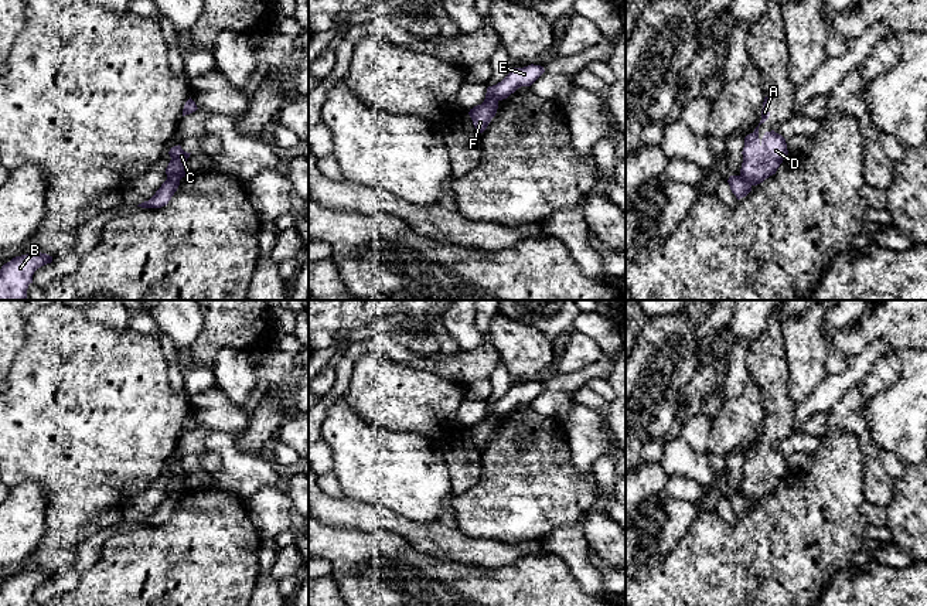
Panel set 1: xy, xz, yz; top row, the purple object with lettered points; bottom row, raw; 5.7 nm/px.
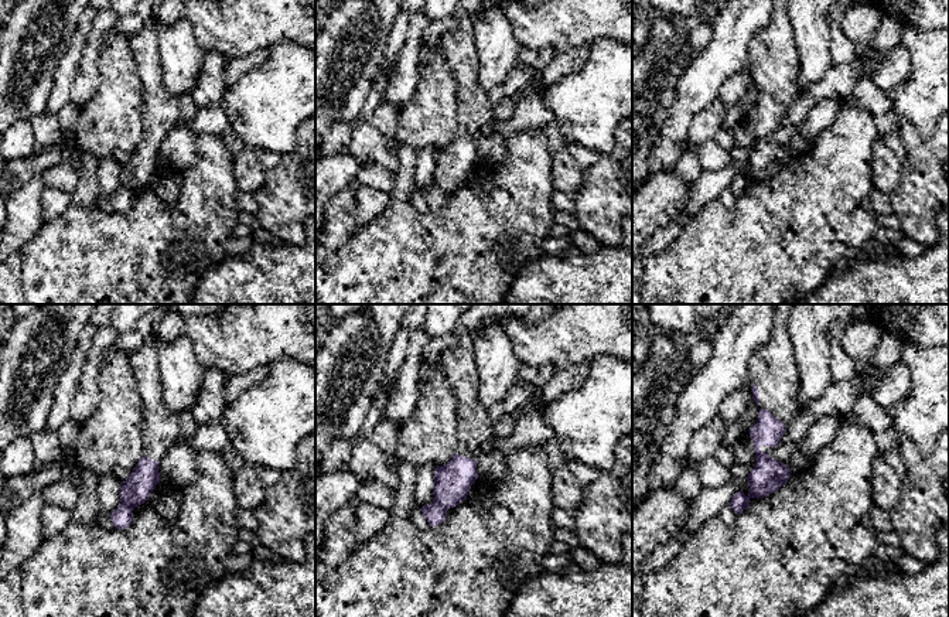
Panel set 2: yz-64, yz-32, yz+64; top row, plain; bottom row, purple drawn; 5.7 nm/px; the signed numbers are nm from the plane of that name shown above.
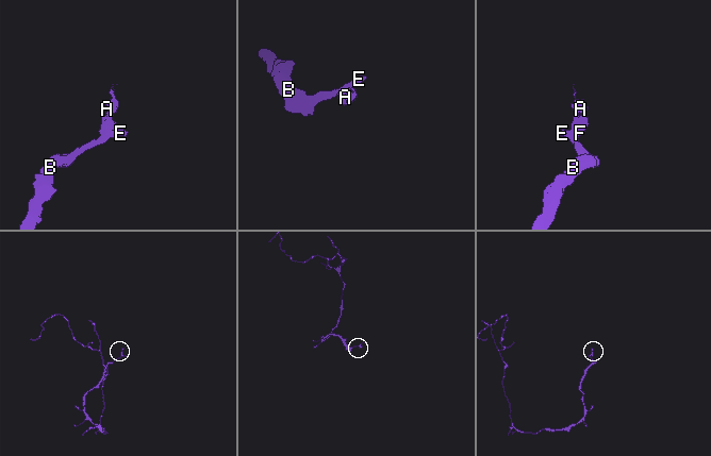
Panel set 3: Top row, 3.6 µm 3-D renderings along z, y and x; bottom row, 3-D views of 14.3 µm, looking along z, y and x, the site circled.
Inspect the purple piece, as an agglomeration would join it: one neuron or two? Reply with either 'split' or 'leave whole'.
split

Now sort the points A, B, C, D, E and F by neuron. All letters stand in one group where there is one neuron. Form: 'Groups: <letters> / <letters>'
Groups: A C D F / B E

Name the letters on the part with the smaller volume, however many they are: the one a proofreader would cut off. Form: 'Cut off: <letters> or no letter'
Cut off: A, C, D, F

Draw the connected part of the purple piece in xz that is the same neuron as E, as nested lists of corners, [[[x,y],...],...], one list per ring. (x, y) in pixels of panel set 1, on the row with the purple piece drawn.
[[[541,65],[512,68],[511,72],[497,85],[488,86],[484,102],[507,99],[521,86],[531,86],[545,72]]]

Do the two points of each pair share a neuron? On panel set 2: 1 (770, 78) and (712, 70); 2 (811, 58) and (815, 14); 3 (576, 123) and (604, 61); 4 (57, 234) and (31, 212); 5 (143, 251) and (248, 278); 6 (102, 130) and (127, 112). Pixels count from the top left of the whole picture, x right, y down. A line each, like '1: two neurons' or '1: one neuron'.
1: two neurons
2: one neuron
3: one neuron
4: two neurons
5: two neurons
6: one neuron

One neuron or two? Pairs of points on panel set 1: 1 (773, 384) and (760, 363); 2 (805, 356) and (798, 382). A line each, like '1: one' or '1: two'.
1: one
2: one

